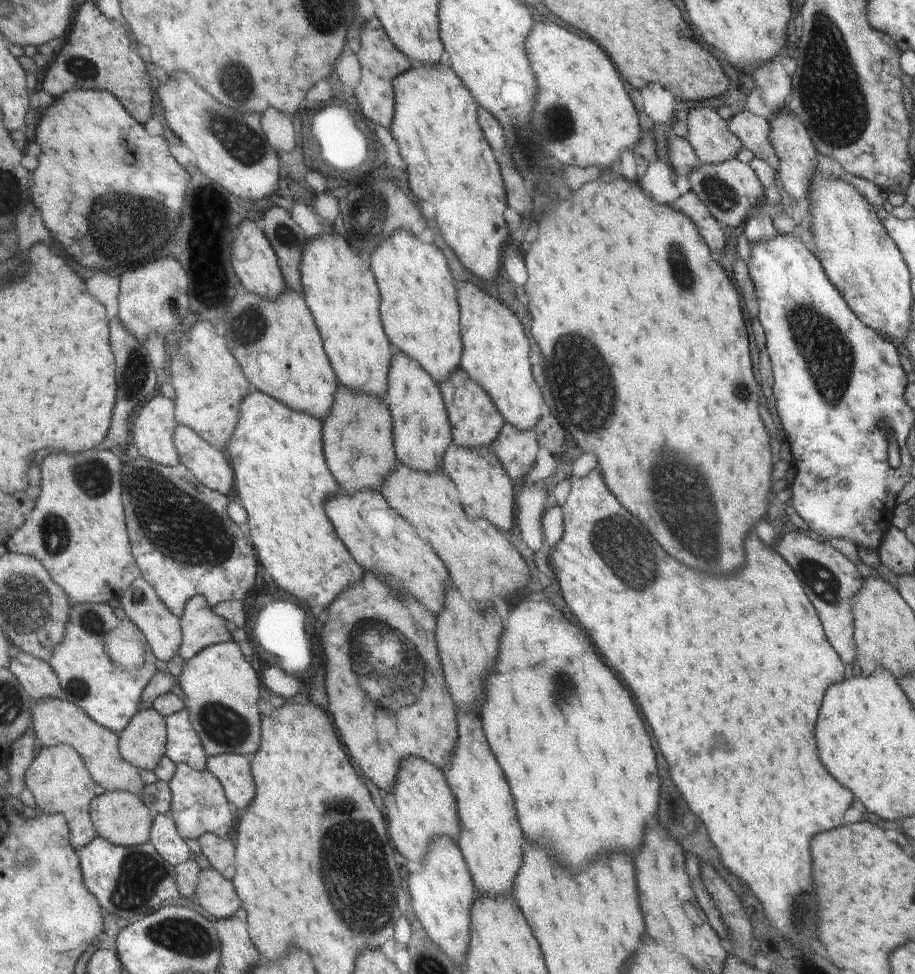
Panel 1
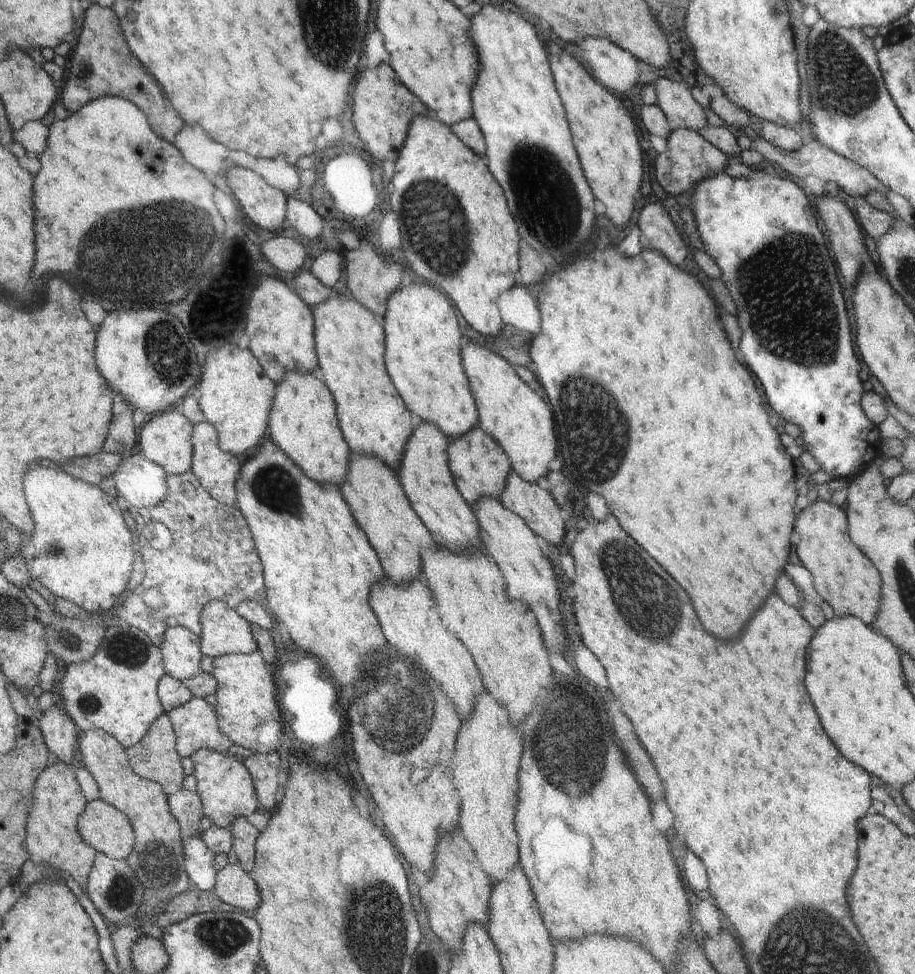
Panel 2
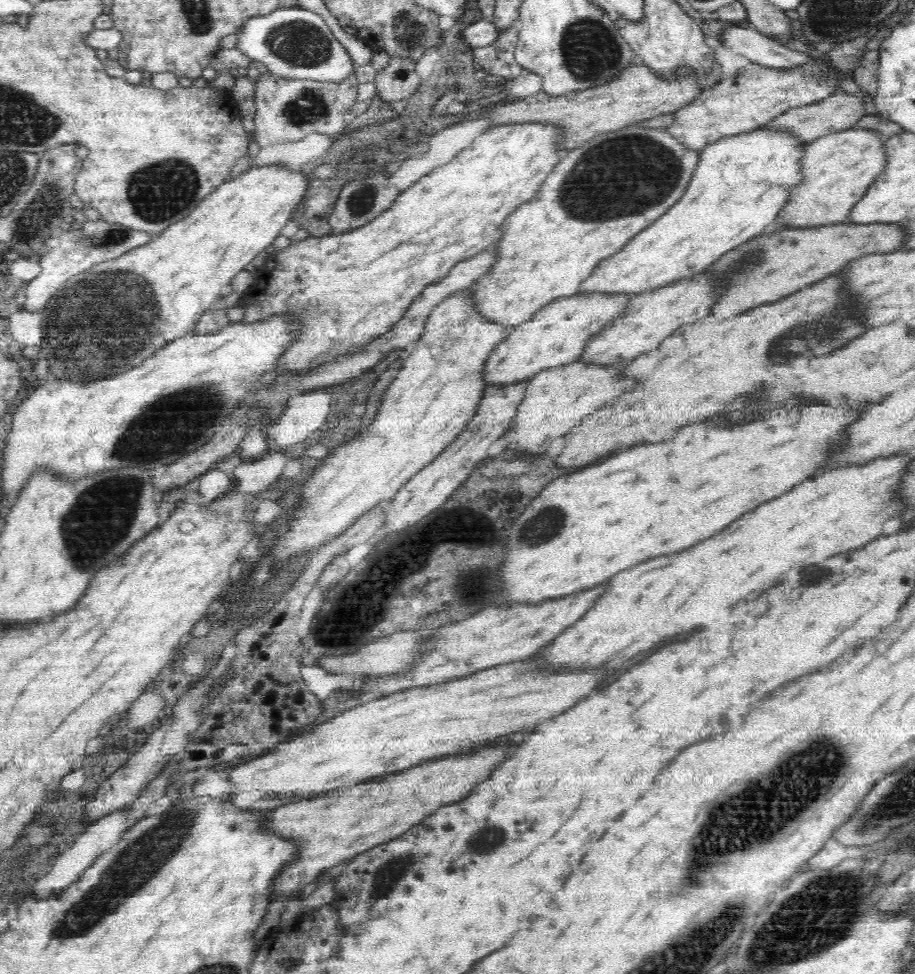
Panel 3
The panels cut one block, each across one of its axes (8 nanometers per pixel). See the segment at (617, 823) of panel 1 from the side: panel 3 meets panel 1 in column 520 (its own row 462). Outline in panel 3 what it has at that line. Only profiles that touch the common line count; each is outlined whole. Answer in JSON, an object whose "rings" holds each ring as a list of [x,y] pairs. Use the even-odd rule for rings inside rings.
{"rings":[[[812,406],[812,410],[804,410],[804,414],[800,414],[800,410],[792,410],[792,414],[768,414],[768,418],[760,418],[760,422],[752,422],[752,426],[740,426],[740,430],[716,430],[710,418],[708,422],[700,422],[700,426],[680,430],[672,442],[632,446],[632,450],[606,458],[600,464],[556,478],[538,494],[510,530],[506,542],[508,554],[502,568],[502,604],[535,603],[582,593],[646,558],[679,553],[710,538],[758,504],[778,498],[813,477],[830,452],[824,452],[828,438],[836,438],[840,426],[854,422],[858,416],[860,414],[840,414],[840,410]]]}

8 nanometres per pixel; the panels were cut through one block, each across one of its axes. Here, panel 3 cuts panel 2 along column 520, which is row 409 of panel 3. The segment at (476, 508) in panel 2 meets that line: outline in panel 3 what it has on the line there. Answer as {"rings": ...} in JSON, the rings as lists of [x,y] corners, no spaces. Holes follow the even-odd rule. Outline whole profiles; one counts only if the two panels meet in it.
{"rings":[[[574,364],[546,369],[532,376],[525,384],[524,395],[516,415],[513,416],[514,426],[510,428],[508,436],[512,450],[524,450],[530,454],[542,454],[544,446],[558,436],[568,434],[574,426],[580,424],[586,416],[600,410],[612,398],[624,394],[628,386],[624,382],[616,382],[618,366],[593,366],[593,364]],[[516,432],[516,434],[512,434]]]}

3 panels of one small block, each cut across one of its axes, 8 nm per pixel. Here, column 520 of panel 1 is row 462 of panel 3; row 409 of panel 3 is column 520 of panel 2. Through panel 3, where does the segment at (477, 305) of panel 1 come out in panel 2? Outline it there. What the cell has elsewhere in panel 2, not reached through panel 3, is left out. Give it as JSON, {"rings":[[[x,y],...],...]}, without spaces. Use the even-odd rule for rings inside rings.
{"rings":[[[470,342],[466,346],[464,361],[466,376],[470,376],[470,388],[474,386],[474,398],[481,413],[482,430],[497,441],[512,461],[513,472],[532,484],[548,475],[548,466],[556,458],[556,434],[550,408],[538,398],[534,390],[514,374],[510,364],[496,356],[492,350]]]}

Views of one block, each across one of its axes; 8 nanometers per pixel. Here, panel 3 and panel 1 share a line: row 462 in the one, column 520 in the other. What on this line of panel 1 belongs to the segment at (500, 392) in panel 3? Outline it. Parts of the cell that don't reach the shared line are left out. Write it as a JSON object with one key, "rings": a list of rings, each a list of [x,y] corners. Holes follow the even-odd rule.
{"rings":[[[504,422],[500,434],[489,447],[495,452],[509,476],[514,480],[525,479],[531,464],[537,459],[540,441],[532,429],[519,429]]]}

